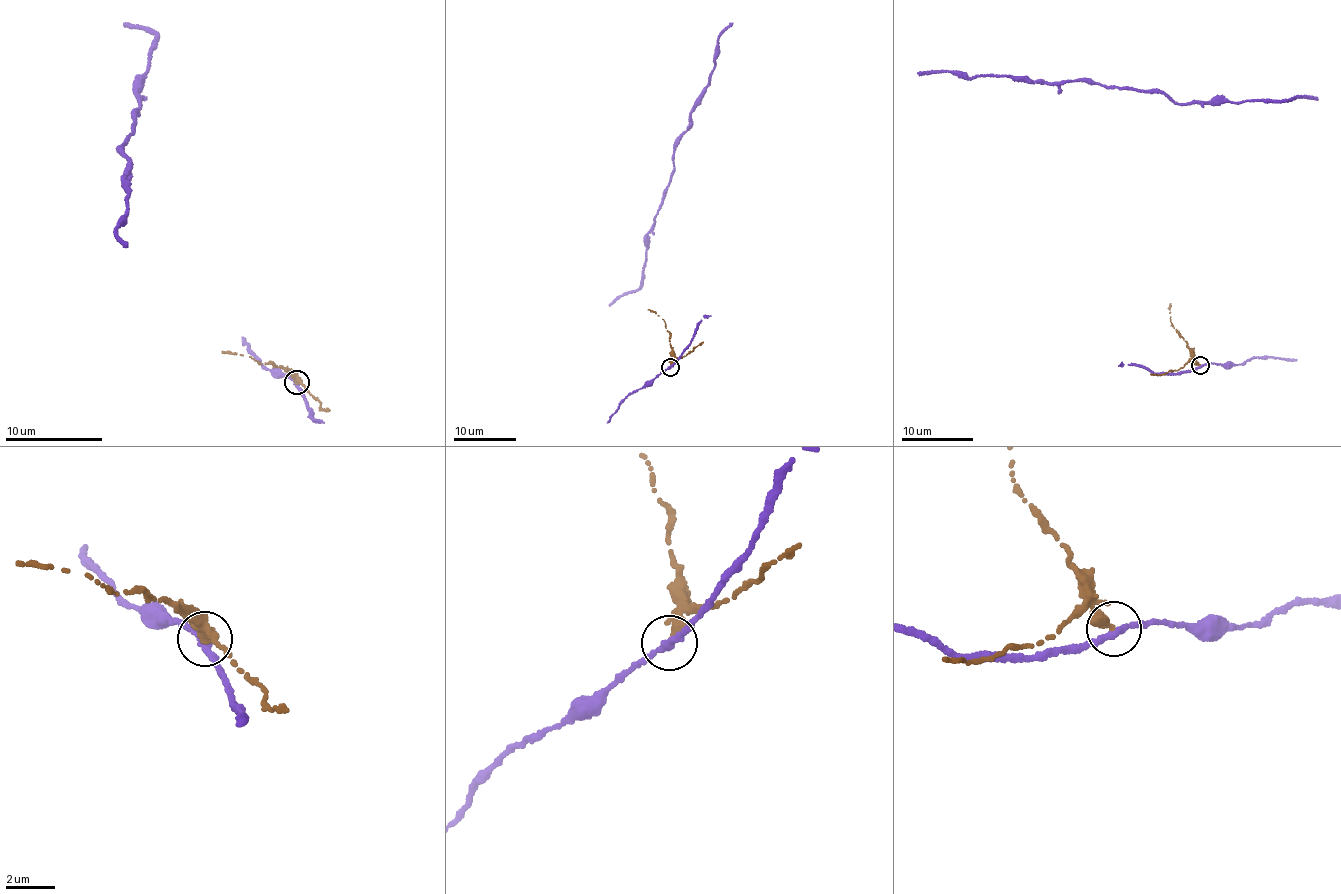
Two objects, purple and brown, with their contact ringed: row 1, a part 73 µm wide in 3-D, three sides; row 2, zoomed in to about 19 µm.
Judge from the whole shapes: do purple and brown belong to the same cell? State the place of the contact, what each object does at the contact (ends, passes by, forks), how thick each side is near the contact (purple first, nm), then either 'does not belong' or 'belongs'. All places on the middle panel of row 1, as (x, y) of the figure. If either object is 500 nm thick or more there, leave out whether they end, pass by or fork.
(670, 367) | purple passes by | brown ends | 280/360 nm | does not belong

